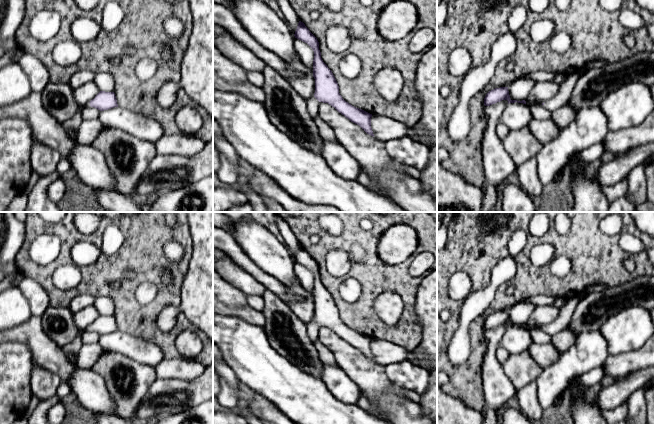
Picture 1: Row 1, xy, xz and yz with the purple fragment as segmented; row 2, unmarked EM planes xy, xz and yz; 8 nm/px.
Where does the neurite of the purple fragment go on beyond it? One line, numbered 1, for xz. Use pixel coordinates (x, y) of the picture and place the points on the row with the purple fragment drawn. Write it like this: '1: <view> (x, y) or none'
1: xz (312, 104)

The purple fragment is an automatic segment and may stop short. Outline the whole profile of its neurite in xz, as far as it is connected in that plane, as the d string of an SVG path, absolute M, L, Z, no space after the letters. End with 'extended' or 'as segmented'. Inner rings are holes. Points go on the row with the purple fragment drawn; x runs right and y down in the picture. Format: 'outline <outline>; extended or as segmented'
outline M299 21L295 38L307 43L314 51L313 77L315 79L314 97L307 101L307 109L312 119L319 115L319 104L328 103L351 122L359 125L367 134L374 137L371 128L372 114L346 102L339 93L338 83L328 66L321 58L319 42L305 24Z; extended

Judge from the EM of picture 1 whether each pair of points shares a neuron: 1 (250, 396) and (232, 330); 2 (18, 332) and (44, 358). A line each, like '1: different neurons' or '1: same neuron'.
1: different neurons
2: same neuron

